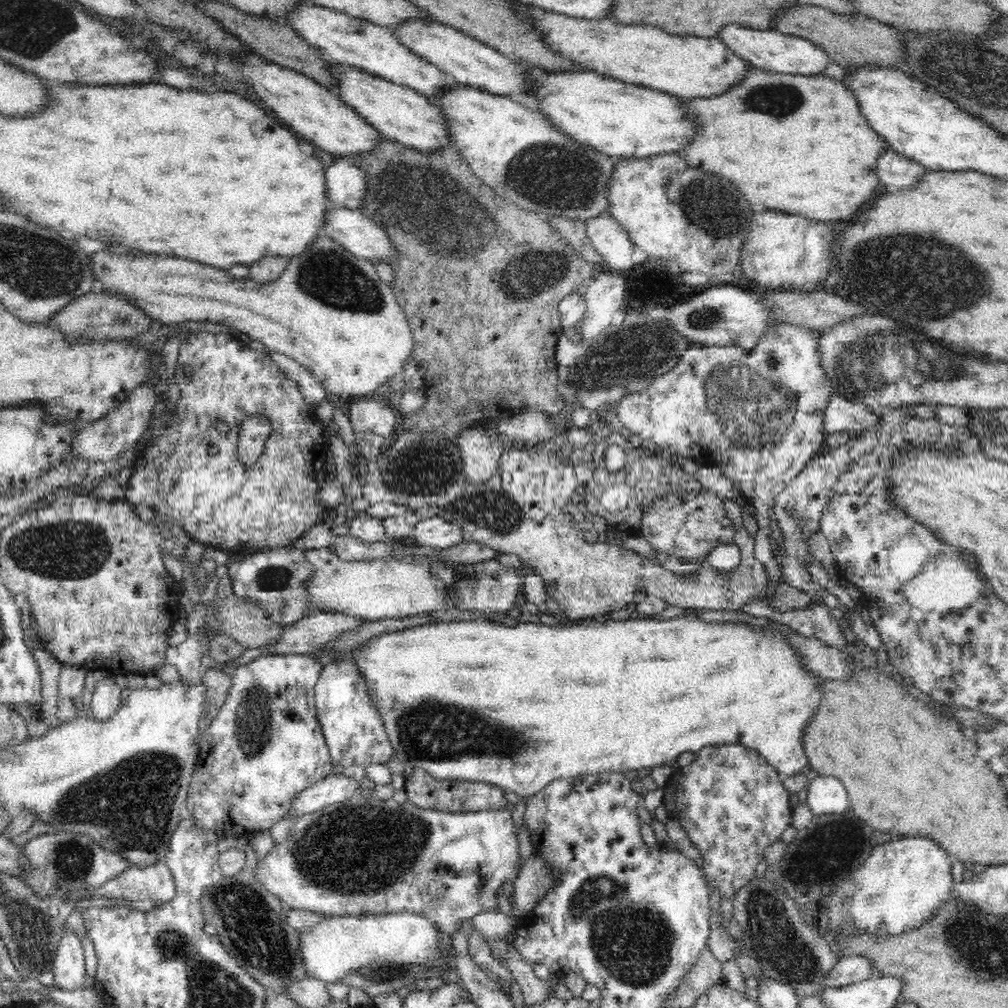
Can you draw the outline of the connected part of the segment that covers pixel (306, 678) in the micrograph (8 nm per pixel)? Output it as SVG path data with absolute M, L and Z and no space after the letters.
M298 653L274 655L268 654L266 656L258 657L247 664L237 666L232 669L233 673L233 687L228 693L228 700L222 705L222 710L212 720L210 727L201 733L199 737L198 747L199 753L196 762L196 769L189 785L186 800L186 811L184 817L190 819L190 823L196 829L204 829L207 832L212 832L217 838L224 838L229 836L245 836L256 834L259 831L269 829L274 826L278 820L282 819L288 814L294 799L297 794L305 791L306 788L316 784L322 779L330 777L332 774L333 764L331 759L328 743L326 743L326 736L320 721L318 721L318 710L315 702L315 686L318 682L320 672L322 672L322 664L318 663L318 658L313 653Z

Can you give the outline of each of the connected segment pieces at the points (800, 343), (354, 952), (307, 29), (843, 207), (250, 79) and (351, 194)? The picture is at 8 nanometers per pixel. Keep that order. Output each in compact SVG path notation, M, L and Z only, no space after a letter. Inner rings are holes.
M780 323L767 333L764 333L757 342L757 345L749 351L745 351L738 346L719 347L708 344L706 344L706 348L690 348L686 352L688 356L682 356L682 362L674 370L657 376L650 383L649 388L644 391L626 394L625 398L619 402L617 408L617 416L620 422L630 430L632 436L638 434L638 436L642 436L646 440L652 440L656 444L666 446L674 454L690 456L690 458L698 460L700 464L712 464L712 466L718 464L718 468L720 468L724 475L728 476L736 485L741 486L744 496L750 502L754 502L754 508L758 511L757 525L759 529L755 536L755 557L766 566L765 573L773 585L782 584L782 580L780 580L782 578L780 565L778 565L776 557L772 554L770 539L768 539L768 536L770 536L769 516L773 511L774 498L804 470L804 467L812 460L812 457L818 451L822 450L827 435L824 426L824 411L828 406L829 400L836 394L836 390L830 382L830 377L827 375L826 369L824 369L824 361L822 361L822 355L819 349L820 335L820 332L810 327Z
M410 912L339 916L327 918L322 924L302 932L301 955L308 979L326 983L336 983L348 972L358 970L372 960L424 965L428 970L442 972L456 968L451 940L450 944L443 942L446 937L450 935L442 932L436 922Z
M302 3L291 15L284 24L295 28L306 42L323 50L324 57L336 64L356 66L368 74L413 88L430 100L438 100L459 84L453 76L402 44L391 28L308 3Z
M755 67L741 83L735 84L722 95L710 98L685 99L683 104L687 104L690 110L695 110L697 113L699 128L701 128L699 132L701 133L698 133L695 139L681 150L679 155L685 158L685 161L692 168L701 168L706 172L718 172L718 174L730 178L752 204L764 204L764 206L768 206L764 209L784 213L790 212L790 214L806 216L806 218L812 218L812 220L824 220L824 222L846 220L846 214L848 214L848 218L852 218L852 214L858 214L862 210L862 206L870 204L870 202L864 202L864 200L876 198L878 192L884 188L884 184L880 182L880 178L874 170L876 170L878 158L890 149L889 144L870 126L868 119L861 113L857 97L844 81L822 75L782 74L781 72L770 72Z
M220 55L214 66L214 73L223 77L228 76L230 71L240 75L247 87L253 88L253 92L290 130L303 141L318 144L326 152L336 152L342 156L369 153L375 151L384 139L377 128L346 104L336 92L305 74L254 55L242 56L238 61L230 59L228 55Z
M340 160L326 170L328 196L334 204L359 209L368 192L368 174L354 166L352 160Z

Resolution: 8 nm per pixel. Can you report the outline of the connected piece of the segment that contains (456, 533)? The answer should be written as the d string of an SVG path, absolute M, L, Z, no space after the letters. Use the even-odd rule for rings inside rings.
M440 517L419 520L412 534L412 543L424 547L446 549L463 541L463 530Z

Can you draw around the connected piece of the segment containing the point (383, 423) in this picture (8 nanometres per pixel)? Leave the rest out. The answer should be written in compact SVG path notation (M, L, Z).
M366 401L364 404L356 404L356 406L351 406L350 418L352 420L352 428L354 433L357 435L359 432L362 434L374 432L374 434L379 434L380 436L386 436L390 434L390 439L393 438L394 426L396 426L396 413L393 410L391 404L386 404L386 402L378 401Z

